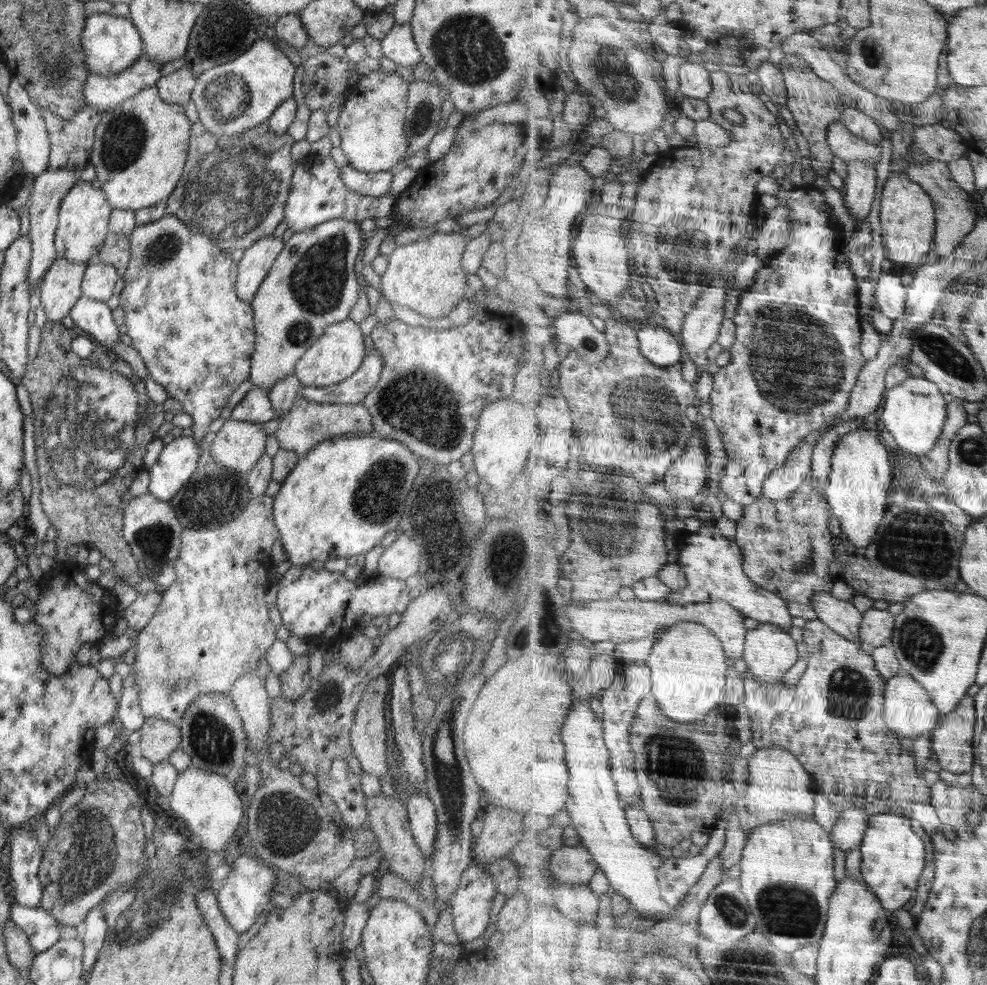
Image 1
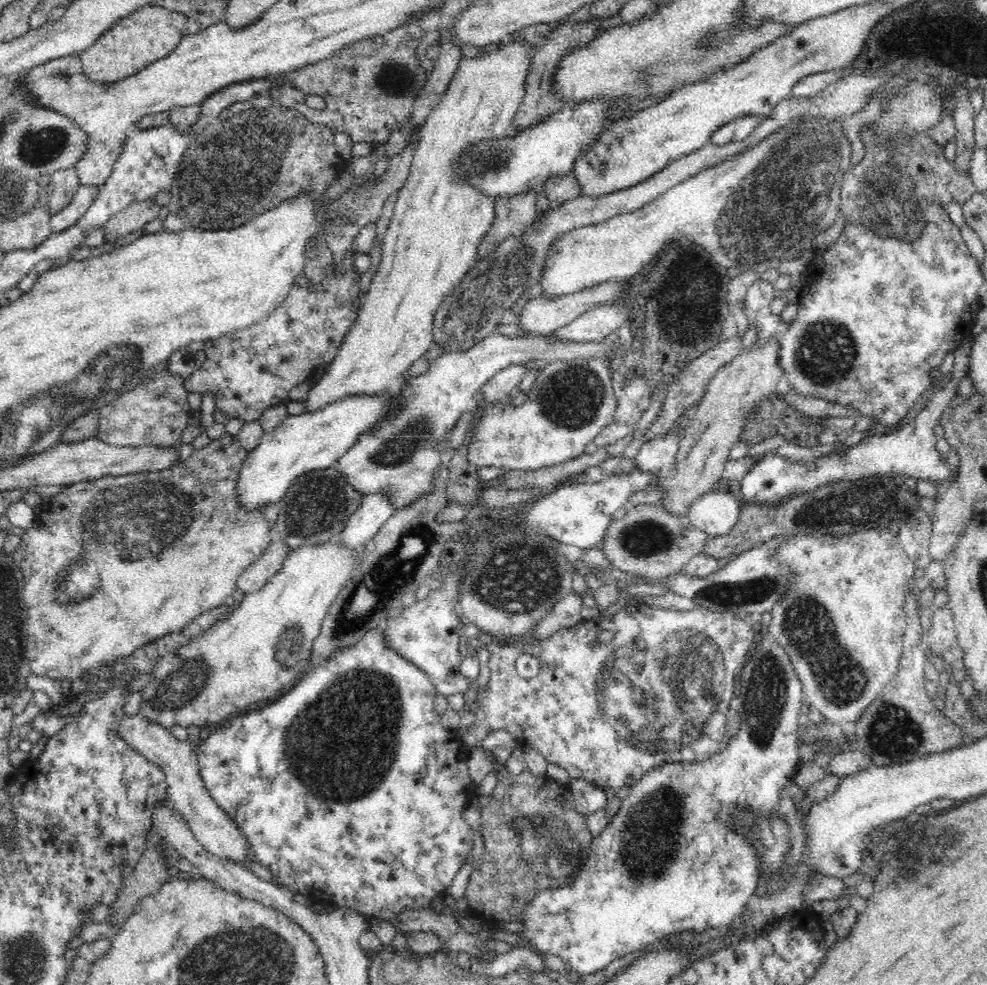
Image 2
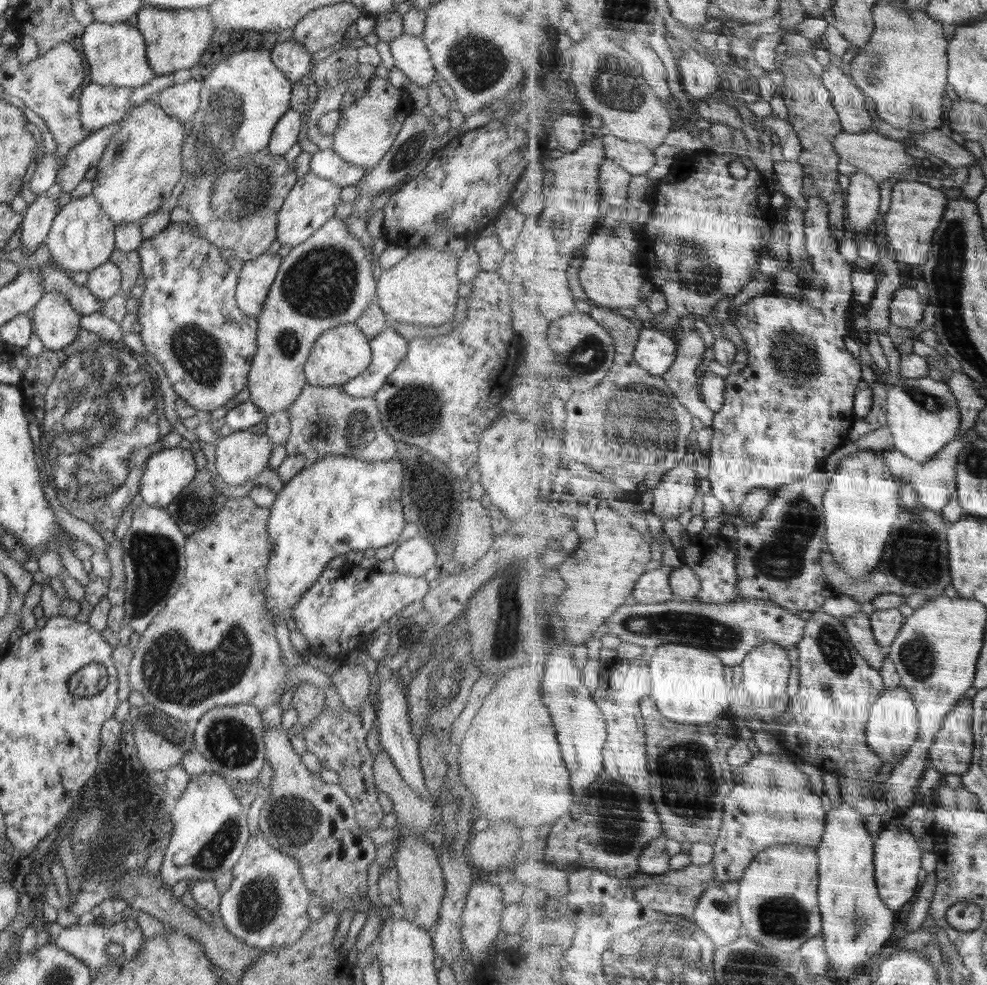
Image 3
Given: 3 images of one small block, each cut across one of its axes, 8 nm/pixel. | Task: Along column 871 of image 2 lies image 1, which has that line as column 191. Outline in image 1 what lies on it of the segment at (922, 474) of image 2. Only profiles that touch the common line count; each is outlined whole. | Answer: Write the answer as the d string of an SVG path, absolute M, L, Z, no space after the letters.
M192 436L176 437L164 446L158 460L148 469L149 493L161 502L173 498L197 469L201 451Z

